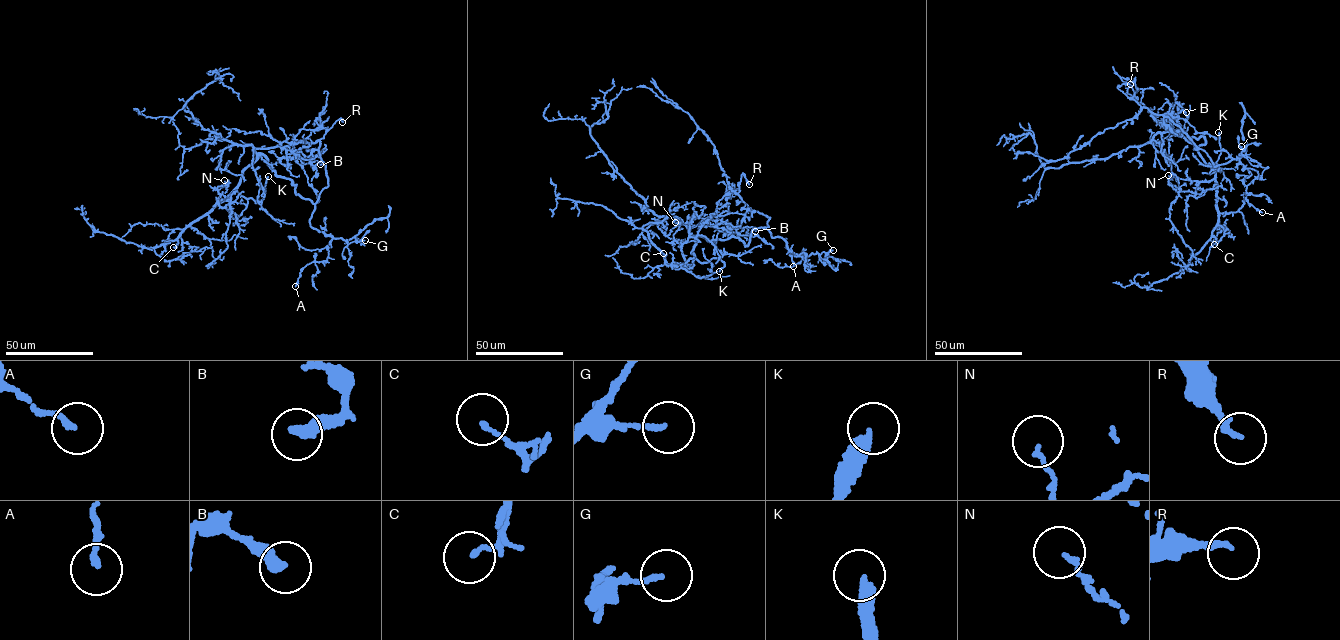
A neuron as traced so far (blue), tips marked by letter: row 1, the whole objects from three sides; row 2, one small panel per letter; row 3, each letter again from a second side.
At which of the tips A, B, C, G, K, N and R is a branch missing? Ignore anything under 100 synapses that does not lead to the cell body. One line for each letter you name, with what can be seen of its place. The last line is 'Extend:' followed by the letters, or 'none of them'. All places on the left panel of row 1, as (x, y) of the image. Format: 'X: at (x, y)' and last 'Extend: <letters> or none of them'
K: at (268, 176)
Extend: K

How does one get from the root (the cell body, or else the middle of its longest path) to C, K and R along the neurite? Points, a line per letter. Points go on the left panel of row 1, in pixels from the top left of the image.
C: (254, 161), (242, 171), (231, 192), (184, 230), (173, 247)
K: (254, 161), (242, 171), (237, 189), (240, 194), (259, 201), (265, 195), (268, 176)
R: (254, 161), (255, 148), (287, 146), (301, 129), (328, 130), (340, 118), (342, 122)

